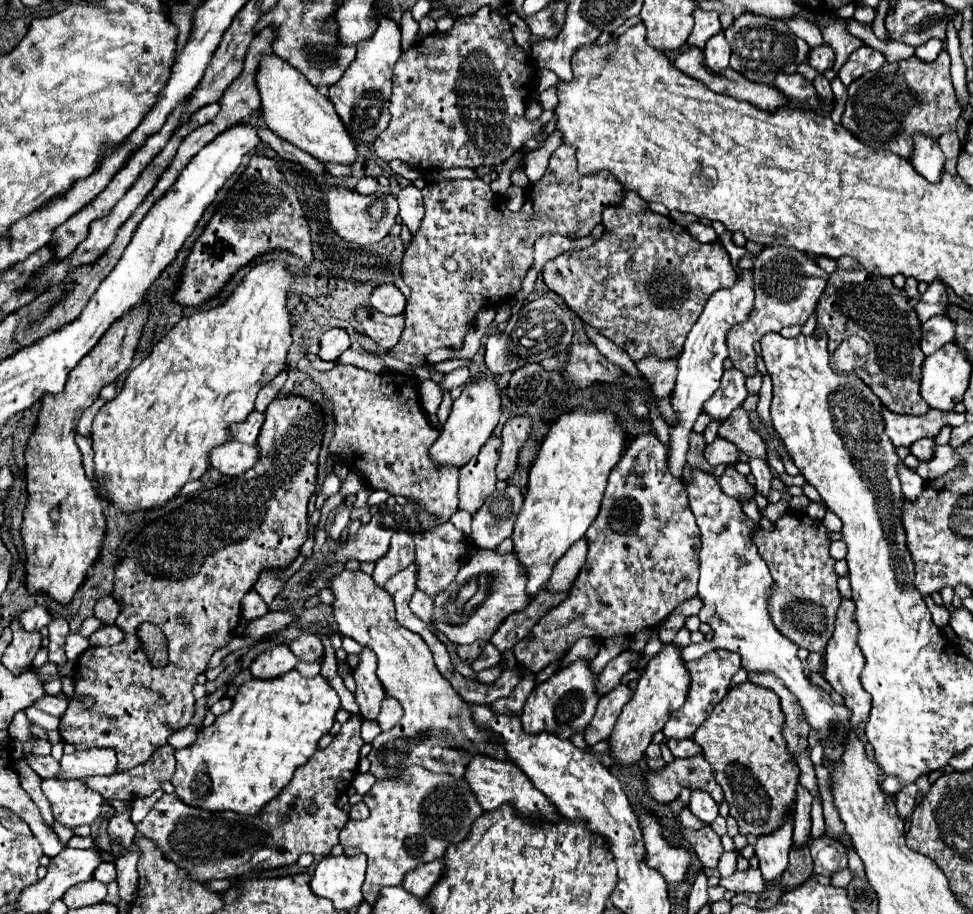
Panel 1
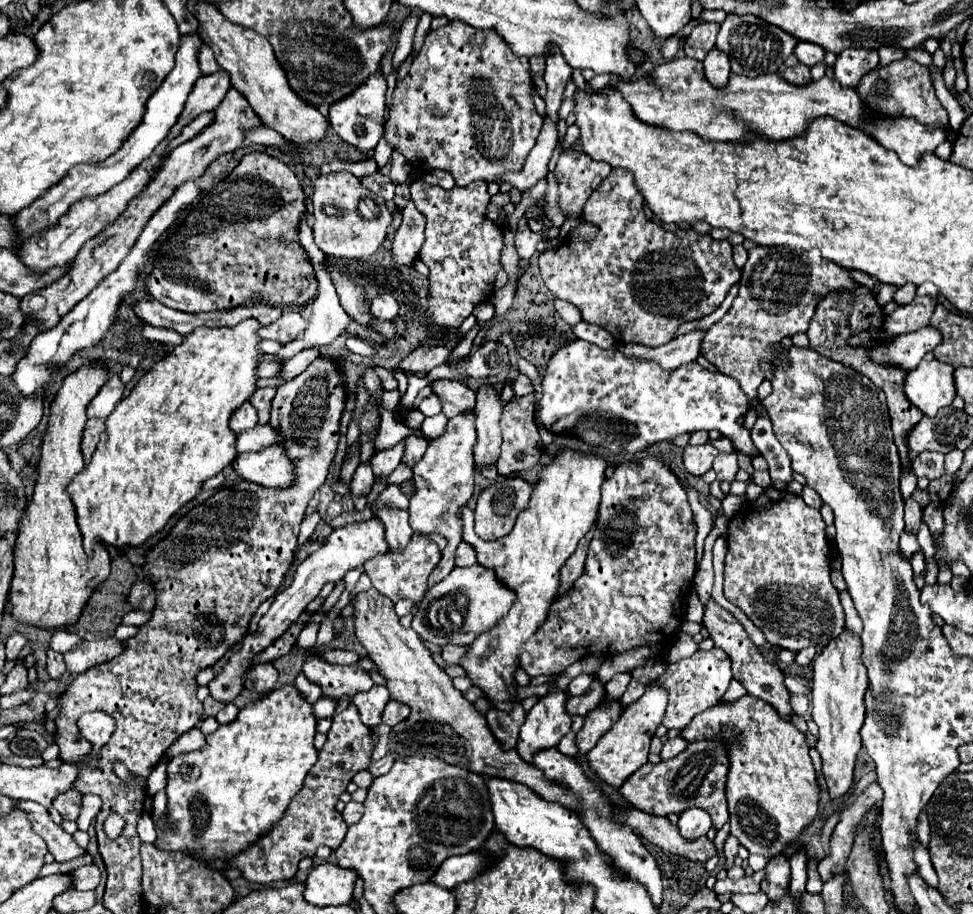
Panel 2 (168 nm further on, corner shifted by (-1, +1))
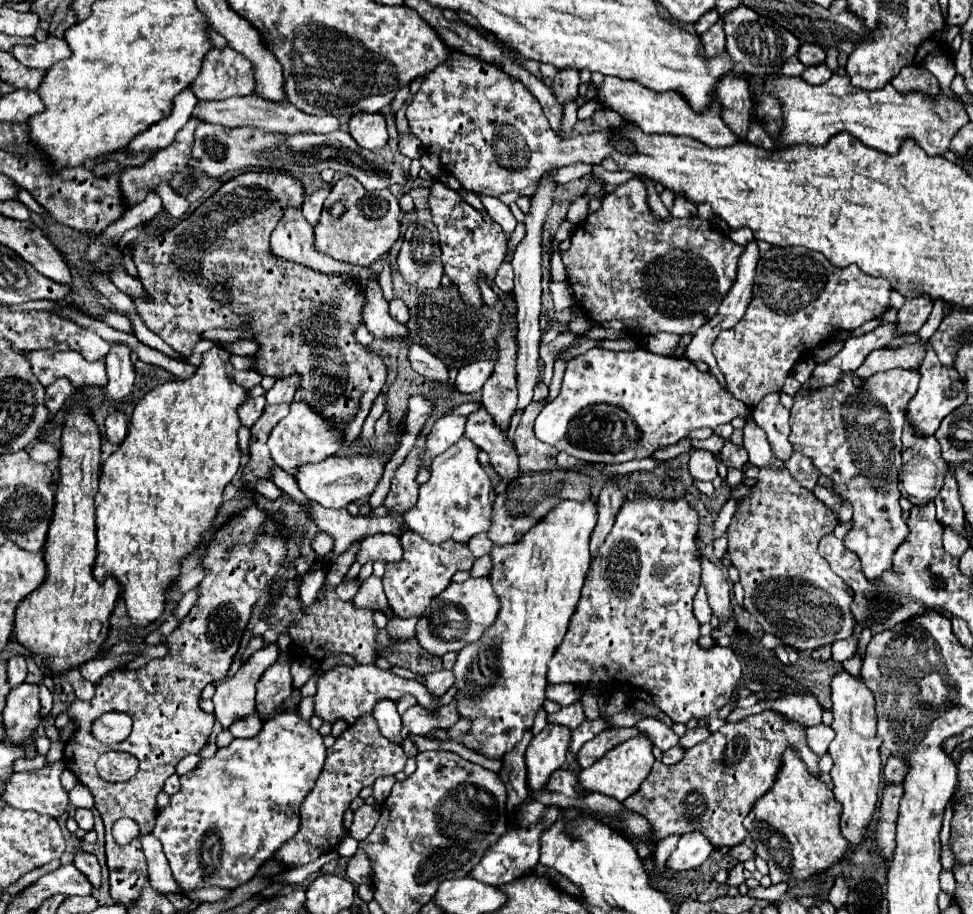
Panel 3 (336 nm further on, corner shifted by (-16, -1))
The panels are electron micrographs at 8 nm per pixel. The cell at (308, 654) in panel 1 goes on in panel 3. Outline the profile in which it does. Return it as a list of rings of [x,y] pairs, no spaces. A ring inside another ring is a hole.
[[[338,664],[318,678],[316,694],[314,694],[314,716],[322,718],[324,722],[330,722],[330,724],[334,724],[336,720],[344,720],[348,726],[352,726],[364,714],[372,714],[376,702],[380,702],[384,698],[388,698],[392,702],[400,702],[400,698],[404,694],[412,694],[420,706],[424,706],[428,710],[436,710],[436,706],[448,704],[452,700],[454,692],[456,692],[456,688],[450,688],[442,698],[436,698],[428,692],[428,688],[422,682],[400,678],[400,676],[392,674],[390,670],[380,670],[378,666],[362,666],[362,664],[356,664],[356,666]]]

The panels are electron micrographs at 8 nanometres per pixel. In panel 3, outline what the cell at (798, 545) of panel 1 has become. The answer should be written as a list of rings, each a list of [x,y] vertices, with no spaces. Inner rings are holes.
[[[778,392],[764,396],[752,408],[752,420],[766,432],[774,458],[782,460],[784,466],[780,470],[772,466],[760,468],[756,476],[756,484],[750,490],[752,494],[742,498],[728,526],[728,554],[732,564],[740,572],[740,584],[744,588],[744,608],[758,620],[764,632],[778,636],[782,644],[788,648],[794,648],[798,652],[810,652],[824,644],[832,644],[836,640],[852,636],[852,612],[850,612],[852,590],[848,590],[848,584],[842,578],[838,578],[830,570],[828,562],[818,554],[818,540],[836,528],[838,516],[834,510],[826,508],[812,494],[812,490],[806,490],[790,476],[786,468],[786,460],[792,456],[794,448],[788,442],[788,434],[790,434],[788,418],[790,412],[780,404]]]

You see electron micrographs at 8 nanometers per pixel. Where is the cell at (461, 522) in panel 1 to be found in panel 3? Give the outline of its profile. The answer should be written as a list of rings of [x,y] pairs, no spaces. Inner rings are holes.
[[[596,500],[590,502],[560,502],[560,506],[554,506],[550,514],[546,514],[544,520],[540,520],[528,534],[524,536],[524,542],[518,542],[516,546],[494,546],[492,556],[492,572],[490,582],[494,588],[494,594],[500,600],[500,610],[496,616],[496,622],[482,634],[480,640],[464,646],[458,656],[456,664],[452,668],[454,672],[454,686],[456,694],[454,700],[458,704],[458,716],[468,718],[472,722],[470,730],[462,736],[462,744],[486,758],[500,760],[506,752],[514,748],[524,736],[528,728],[534,724],[536,712],[542,708],[542,702],[546,700],[546,672],[548,672],[548,660],[554,656],[556,648],[560,646],[570,616],[576,610],[576,604],[580,600],[580,590],[584,584],[586,570],[590,566],[590,534],[596,526]]]

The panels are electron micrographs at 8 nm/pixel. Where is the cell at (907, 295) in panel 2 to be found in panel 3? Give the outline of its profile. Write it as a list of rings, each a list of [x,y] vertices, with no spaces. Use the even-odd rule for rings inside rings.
[[[918,298],[918,300],[906,300],[906,304],[898,312],[898,328],[900,334],[912,334],[922,328],[922,324],[928,320],[932,312],[930,298]]]

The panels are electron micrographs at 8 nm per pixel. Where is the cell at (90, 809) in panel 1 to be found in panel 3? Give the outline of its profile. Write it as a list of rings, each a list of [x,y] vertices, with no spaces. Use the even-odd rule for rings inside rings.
[[[78,808],[74,820],[78,822],[78,828],[82,828],[82,830],[86,830],[86,832],[94,828],[94,816],[92,816],[92,812],[86,810],[86,808]]]

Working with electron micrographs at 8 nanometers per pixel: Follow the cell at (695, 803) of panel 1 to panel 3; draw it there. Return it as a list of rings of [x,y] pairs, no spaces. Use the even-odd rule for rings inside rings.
[[[684,834],[678,842],[678,848],[666,860],[666,868],[674,872],[698,868],[714,848],[702,834]]]

